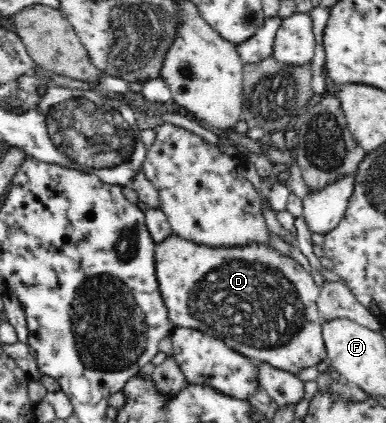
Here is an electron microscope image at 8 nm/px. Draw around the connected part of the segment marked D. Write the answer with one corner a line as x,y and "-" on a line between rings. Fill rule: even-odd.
173,233
156,244
155,258
158,289
168,308
168,319
175,326
212,334
248,360
263,362
294,374
328,361
317,306
321,290
310,272
292,256
284,256
270,244
208,246
184,240

